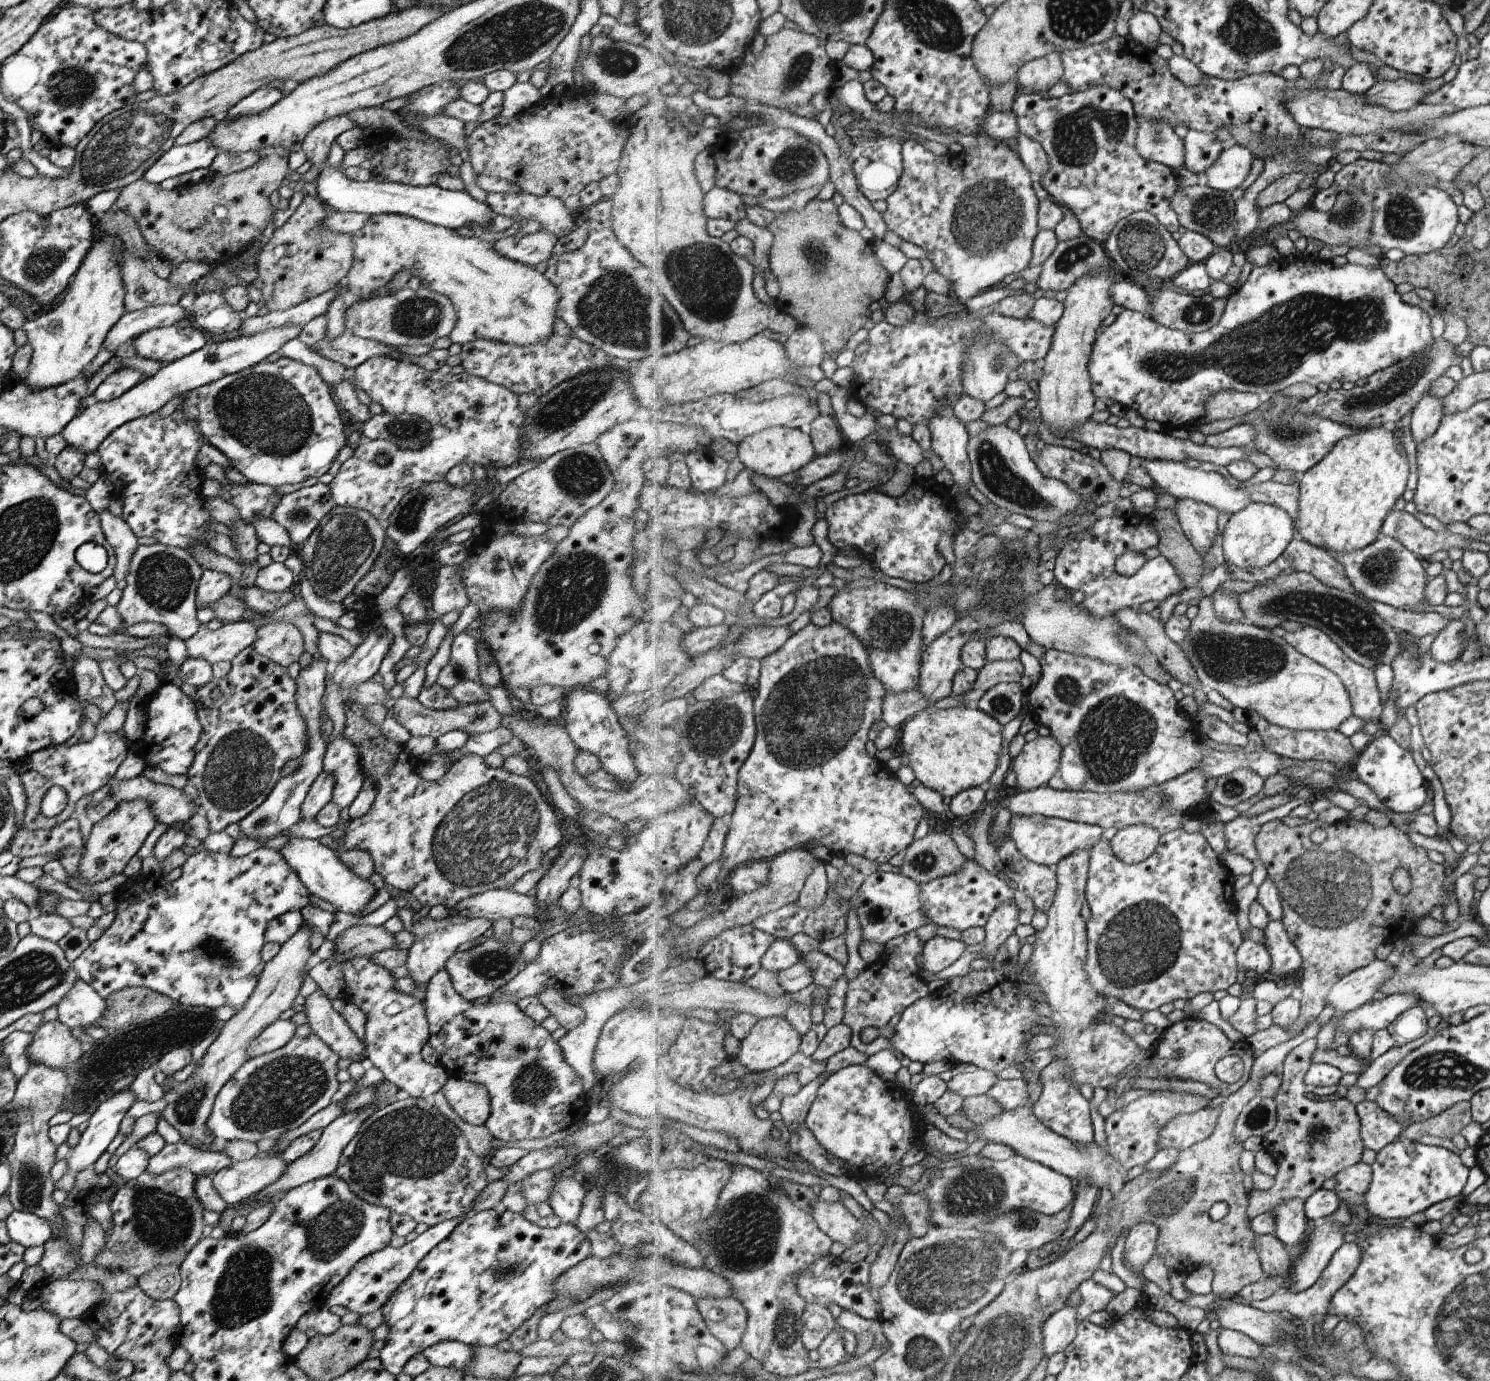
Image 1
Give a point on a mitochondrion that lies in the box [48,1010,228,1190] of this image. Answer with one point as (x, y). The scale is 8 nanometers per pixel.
(119, 1052)

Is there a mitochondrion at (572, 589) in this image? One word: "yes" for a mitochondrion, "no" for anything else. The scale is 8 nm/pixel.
yes

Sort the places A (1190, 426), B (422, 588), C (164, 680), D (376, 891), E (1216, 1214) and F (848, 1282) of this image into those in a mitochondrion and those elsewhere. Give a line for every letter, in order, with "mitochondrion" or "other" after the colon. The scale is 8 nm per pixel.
A: other
B: other
C: other
D: other
E: other
F: other

